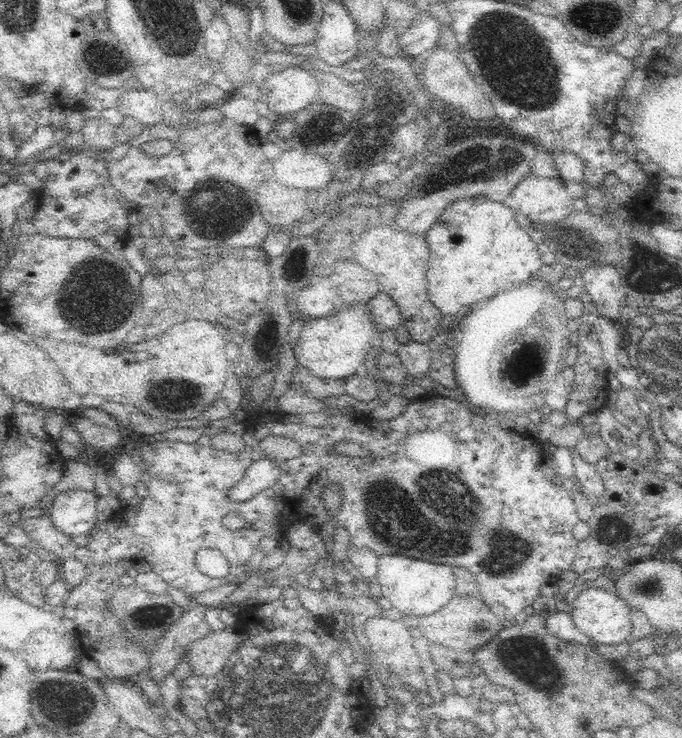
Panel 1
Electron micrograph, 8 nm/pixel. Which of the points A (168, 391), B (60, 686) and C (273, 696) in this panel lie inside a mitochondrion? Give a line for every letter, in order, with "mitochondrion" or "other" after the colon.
A: mitochondrion
B: mitochondrion
C: mitochondrion

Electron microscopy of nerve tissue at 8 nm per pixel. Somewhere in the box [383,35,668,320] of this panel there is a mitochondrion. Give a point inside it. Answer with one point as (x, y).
(498, 162)

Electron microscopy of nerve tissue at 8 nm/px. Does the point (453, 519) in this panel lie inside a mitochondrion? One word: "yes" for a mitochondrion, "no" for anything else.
yes

